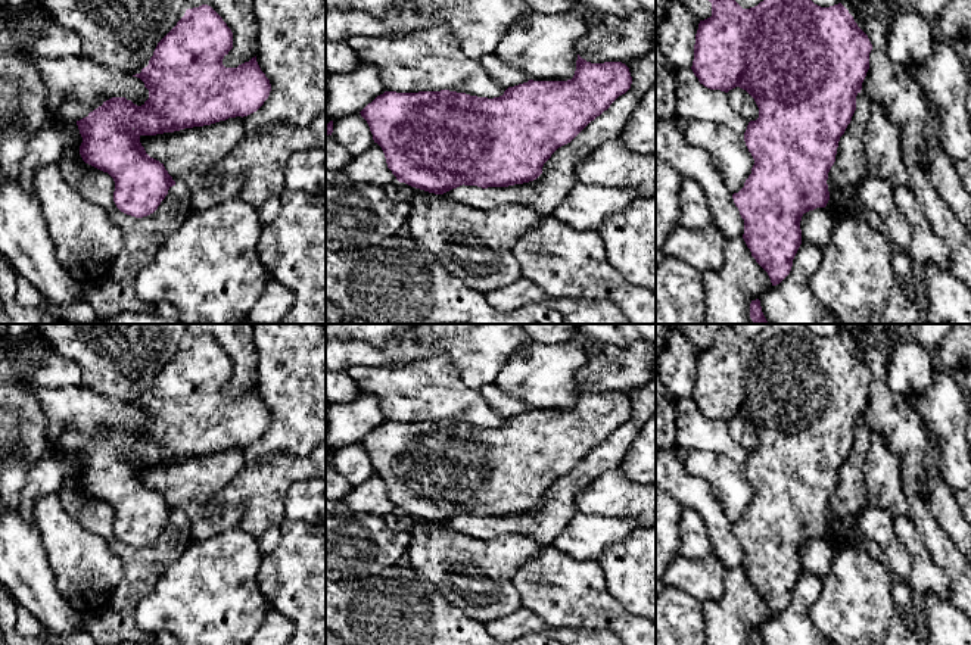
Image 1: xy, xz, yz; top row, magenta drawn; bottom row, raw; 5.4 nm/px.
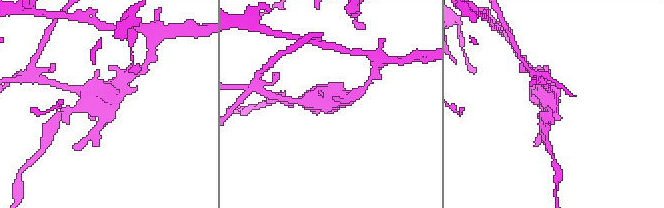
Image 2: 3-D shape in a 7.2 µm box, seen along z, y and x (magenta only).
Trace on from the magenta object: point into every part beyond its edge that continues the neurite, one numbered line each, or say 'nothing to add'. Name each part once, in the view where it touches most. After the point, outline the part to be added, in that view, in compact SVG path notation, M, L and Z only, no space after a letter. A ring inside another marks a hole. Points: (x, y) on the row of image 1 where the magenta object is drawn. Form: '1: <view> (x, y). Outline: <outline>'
nothing to add

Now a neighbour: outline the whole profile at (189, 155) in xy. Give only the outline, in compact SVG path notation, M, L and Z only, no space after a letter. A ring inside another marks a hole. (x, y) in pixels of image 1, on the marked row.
M236 116L211 125L140 135L140 143L150 158L165 166L175 184L190 190L193 211L205 211L239 197L242 177L227 175L209 186L205 180L243 137L245 121Z

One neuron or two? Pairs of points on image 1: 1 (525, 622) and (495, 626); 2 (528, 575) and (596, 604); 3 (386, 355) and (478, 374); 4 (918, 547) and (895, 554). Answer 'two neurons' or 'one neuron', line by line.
1: one neuron
2: one neuron
3: one neuron
4: two neurons

